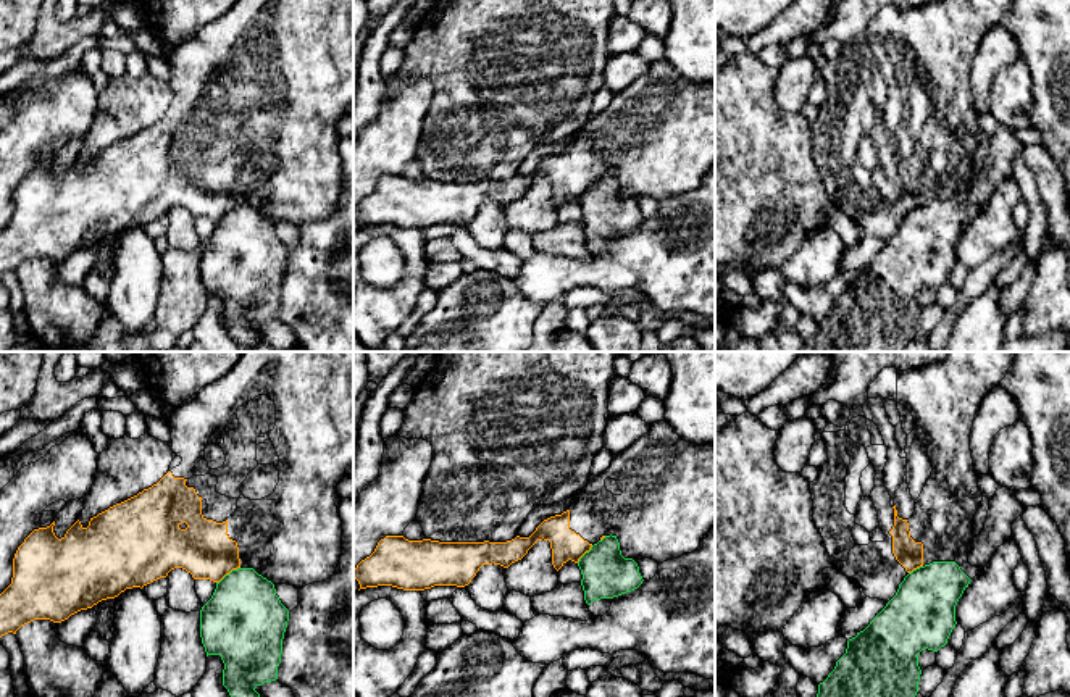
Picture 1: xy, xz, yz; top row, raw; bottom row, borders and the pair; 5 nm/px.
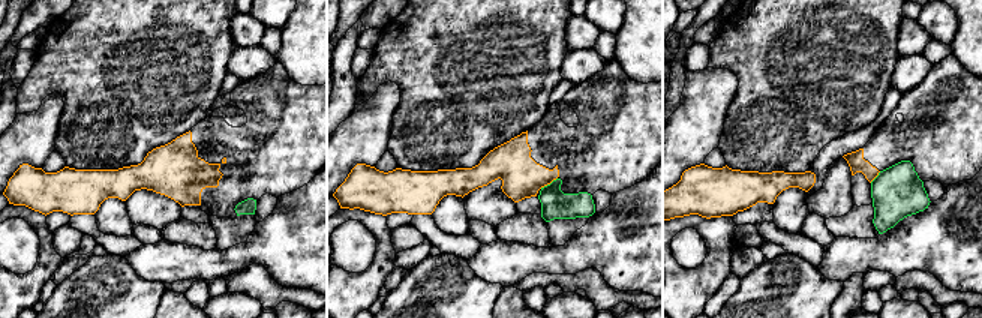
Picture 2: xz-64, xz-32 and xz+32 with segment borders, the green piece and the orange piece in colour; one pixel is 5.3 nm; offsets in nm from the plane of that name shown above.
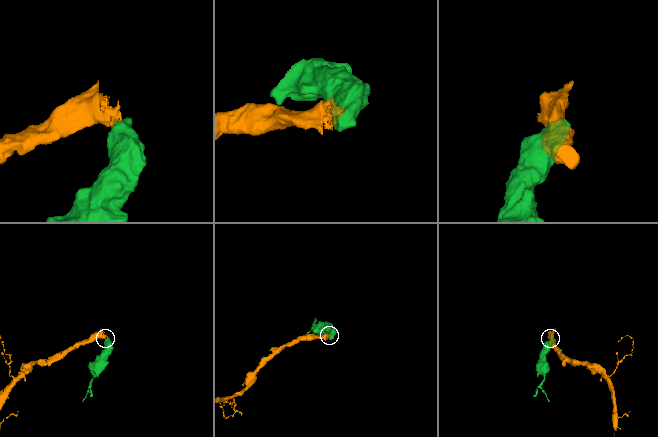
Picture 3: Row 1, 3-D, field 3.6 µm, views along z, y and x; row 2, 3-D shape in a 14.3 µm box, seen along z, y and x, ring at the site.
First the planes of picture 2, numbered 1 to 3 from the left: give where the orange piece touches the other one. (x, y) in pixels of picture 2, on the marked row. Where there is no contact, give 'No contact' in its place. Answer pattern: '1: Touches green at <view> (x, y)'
1: No contact
2: Touches green at xz-32 (547, 185)
3: Touches green at xz+32 (876, 177)

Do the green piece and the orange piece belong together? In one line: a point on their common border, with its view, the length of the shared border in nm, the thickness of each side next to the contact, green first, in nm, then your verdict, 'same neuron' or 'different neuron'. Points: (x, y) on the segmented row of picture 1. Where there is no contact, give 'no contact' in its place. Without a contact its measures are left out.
xy (229, 573) | 150 nm | 400/280 nm | different neuron

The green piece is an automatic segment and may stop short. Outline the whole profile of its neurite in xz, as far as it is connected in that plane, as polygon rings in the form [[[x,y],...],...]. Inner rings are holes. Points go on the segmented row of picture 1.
[[[612,534],[594,544],[578,566],[584,600],[594,616],[604,616],[615,597],[637,589],[644,581],[637,563],[621,555],[620,542]]]

